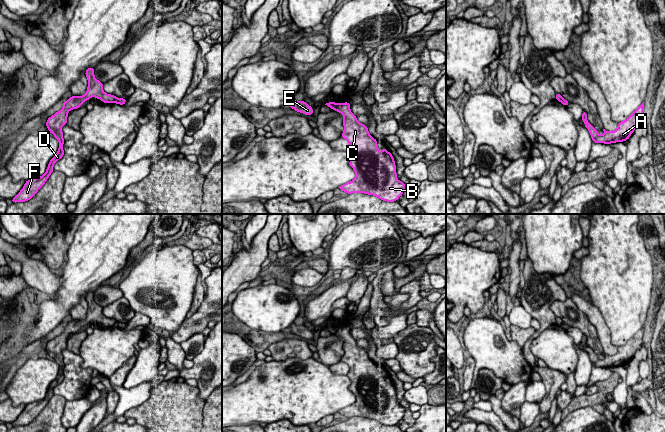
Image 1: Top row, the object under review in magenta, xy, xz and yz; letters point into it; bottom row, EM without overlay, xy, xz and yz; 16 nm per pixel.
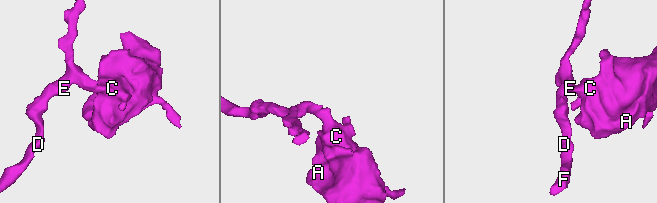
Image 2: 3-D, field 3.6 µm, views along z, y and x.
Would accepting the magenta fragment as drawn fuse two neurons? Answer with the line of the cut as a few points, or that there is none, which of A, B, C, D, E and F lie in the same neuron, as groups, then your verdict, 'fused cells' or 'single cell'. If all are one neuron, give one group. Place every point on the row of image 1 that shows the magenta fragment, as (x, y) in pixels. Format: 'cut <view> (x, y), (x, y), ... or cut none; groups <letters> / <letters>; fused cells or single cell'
cut xz (339, 104), (334, 109); groups A B C / D E F; fused cells

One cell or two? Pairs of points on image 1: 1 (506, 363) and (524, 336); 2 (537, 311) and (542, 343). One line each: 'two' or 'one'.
1: two
2: two

